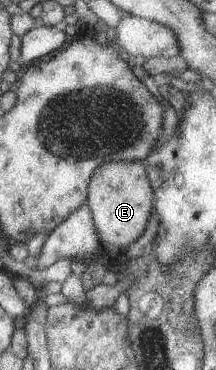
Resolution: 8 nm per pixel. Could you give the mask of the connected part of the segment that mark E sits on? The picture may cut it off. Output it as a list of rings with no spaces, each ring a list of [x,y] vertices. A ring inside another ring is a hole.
[[[141,161],[104,162],[90,176],[86,206],[101,244],[113,254],[124,250],[145,232],[147,217],[151,216],[154,200],[144,167]]]

